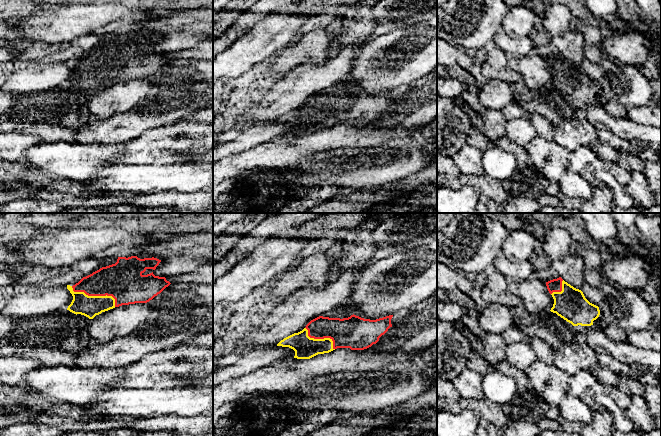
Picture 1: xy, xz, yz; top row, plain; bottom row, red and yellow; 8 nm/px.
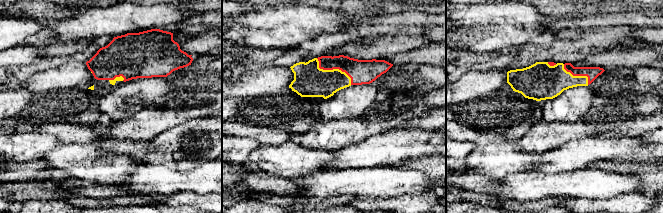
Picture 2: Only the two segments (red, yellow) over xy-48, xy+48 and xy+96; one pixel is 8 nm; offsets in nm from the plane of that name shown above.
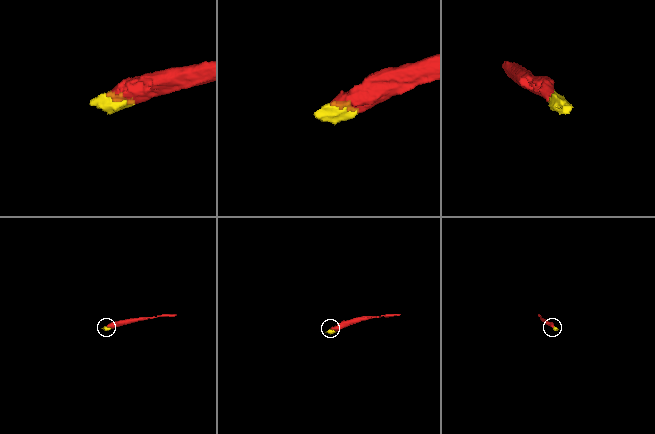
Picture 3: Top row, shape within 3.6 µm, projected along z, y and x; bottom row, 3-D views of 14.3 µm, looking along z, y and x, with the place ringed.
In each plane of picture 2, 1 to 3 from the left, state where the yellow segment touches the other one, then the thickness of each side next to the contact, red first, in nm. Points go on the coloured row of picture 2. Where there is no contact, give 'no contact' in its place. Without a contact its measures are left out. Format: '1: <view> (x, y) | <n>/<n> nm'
1: xy-48 (116, 76) | 360/40 nm
2: xy+48 (333, 68) | 190/260 nm
3: xy+96 (577, 75) | 100/280 nm

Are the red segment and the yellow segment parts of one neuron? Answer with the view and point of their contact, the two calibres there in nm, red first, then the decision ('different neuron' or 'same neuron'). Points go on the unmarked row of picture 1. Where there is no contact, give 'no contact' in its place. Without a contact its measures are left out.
xy (95, 71) | 300/170 nm | same neuron

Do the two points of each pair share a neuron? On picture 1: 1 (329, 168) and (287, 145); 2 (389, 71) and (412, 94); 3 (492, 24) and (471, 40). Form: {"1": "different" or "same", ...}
{"1": "different", "2": "different", "3": "same"}

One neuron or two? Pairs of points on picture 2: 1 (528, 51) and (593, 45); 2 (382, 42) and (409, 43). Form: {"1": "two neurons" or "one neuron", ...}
{"1": "one neuron", "2": "one neuron"}

